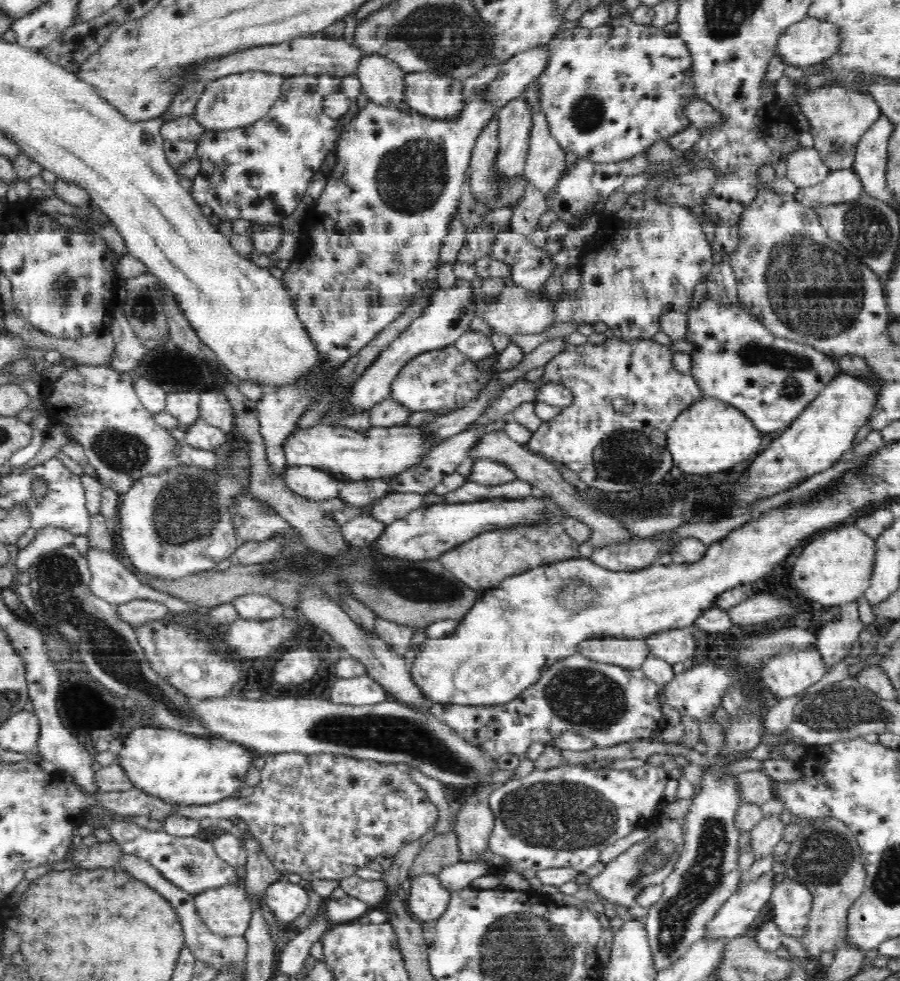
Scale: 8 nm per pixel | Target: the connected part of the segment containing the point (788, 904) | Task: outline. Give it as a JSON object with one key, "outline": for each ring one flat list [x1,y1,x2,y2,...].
{"outline":[[785,878,781,883,774,884,770,898,773,921,783,934,798,934,807,926,812,897,812,893,795,880]]}

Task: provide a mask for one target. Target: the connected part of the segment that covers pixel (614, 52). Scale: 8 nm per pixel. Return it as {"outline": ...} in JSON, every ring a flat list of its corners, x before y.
{"outline":[[630,15,610,16,606,24,588,29,580,24,578,27,564,26,555,32,546,48,550,50,550,62,548,68,542,72,539,81,539,96,541,112,545,115,551,135,558,141,560,148,565,152,574,152,580,159,588,159,596,163,610,163,612,161,621,161,632,158,634,155,644,153,650,145,662,138,674,136,689,126,688,118,684,115,686,103,692,97,699,97,697,94,697,78,695,78,695,62,692,61,691,50,688,49,682,38,677,34,668,34,660,36,636,36,632,38,632,32,628,32,628,26,610,26,610,24,630,24,632,28,632,19]]}

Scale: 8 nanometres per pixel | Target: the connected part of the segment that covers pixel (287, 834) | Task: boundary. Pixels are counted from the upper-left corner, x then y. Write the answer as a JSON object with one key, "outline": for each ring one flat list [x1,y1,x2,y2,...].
{"outline":[[283,752,278,755,266,754,265,765,262,768,262,782,259,782,248,797,239,797,238,795,228,797,212,804,204,806,178,806,174,807,174,816,184,816,185,819,190,820,204,820,212,818,230,819,232,817,242,818,242,822,246,820,254,834,254,838,258,838,258,843,264,856,268,857,270,863,276,867,276,870,288,870,294,872,298,876,302,876,306,882,313,880,340,880,346,879,347,876,354,875,359,868,364,868,368,862,372,862,378,856,384,858,393,857,407,842,419,840,419,838,426,833,428,828,432,827,438,822,438,810,436,806,428,799,428,794,424,791,402,766,391,766,390,764,378,762,363,762,360,759,345,758,344,756,336,755,304,755,301,752]]}

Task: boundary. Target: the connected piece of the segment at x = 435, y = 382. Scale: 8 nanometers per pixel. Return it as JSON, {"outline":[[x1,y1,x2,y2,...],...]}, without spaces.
{"outline":[[446,345,407,360,398,376,391,382,391,395,412,413,426,410,445,415,478,400,482,396,483,384,490,380,492,375,492,370,477,368,475,362,462,354,455,345]]}

